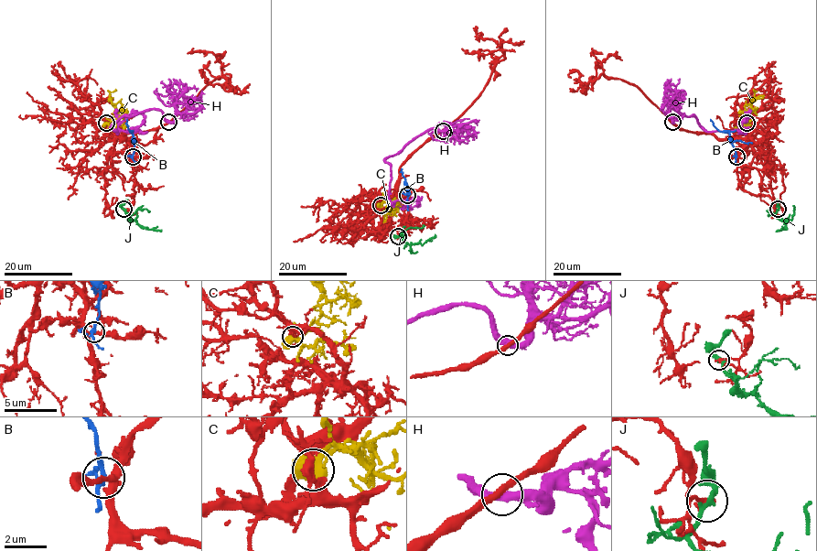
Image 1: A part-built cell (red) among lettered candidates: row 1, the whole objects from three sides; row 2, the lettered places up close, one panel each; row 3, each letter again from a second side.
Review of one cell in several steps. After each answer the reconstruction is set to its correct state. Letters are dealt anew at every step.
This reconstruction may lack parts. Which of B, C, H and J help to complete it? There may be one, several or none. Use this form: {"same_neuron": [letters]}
{"same_neuron": []}

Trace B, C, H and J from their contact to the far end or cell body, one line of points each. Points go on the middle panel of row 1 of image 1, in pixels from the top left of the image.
B: (407, 194), (409, 190), (402, 168)
C: (380, 205), (383, 201), (390, 205), (391, 210), (384, 212), (391, 212)
H: (442, 130), (425, 130), (385, 159), (390, 166), (389, 199), (395, 202), (414, 197), (418, 204), (413, 206)
J: (398, 236), (403, 233), (403, 239), (412, 244), (424, 243), (435, 234)

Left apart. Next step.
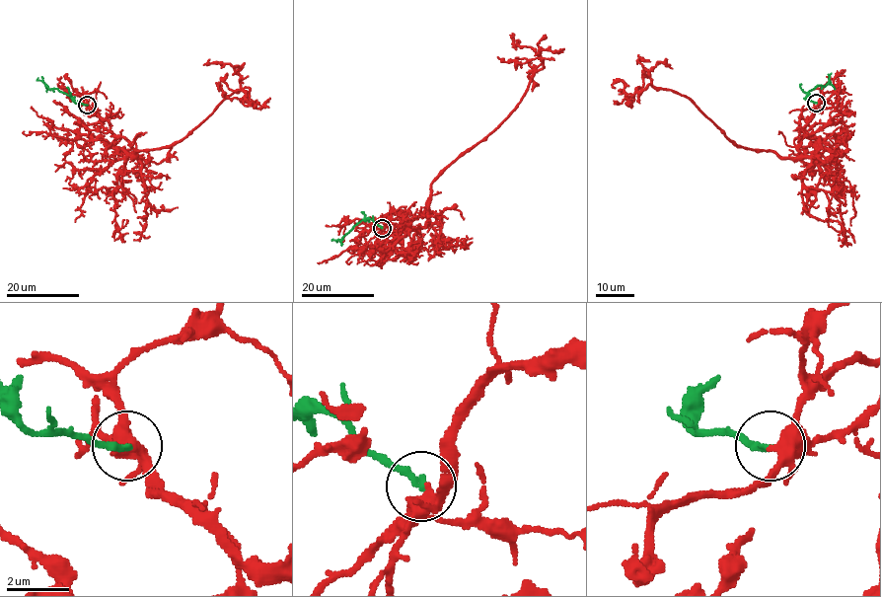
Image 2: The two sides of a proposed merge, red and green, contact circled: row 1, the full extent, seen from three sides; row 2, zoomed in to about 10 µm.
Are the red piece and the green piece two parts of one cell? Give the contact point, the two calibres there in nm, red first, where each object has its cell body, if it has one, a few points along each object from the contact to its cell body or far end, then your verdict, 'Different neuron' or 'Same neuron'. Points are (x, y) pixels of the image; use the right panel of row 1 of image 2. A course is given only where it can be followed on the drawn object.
Place: (816, 103). Thickness 360 nm (red) against 220 nm. Soma of red: none. Soma of green: none. Course of red: (816, 102), (801, 112), (799, 155), (782, 158), (729, 139), (670, 90), (615, 88). Course of green: (816, 102), (808, 101), (807, 94), (817, 86), (825, 86), (829, 82), (828, 74). Same neuron

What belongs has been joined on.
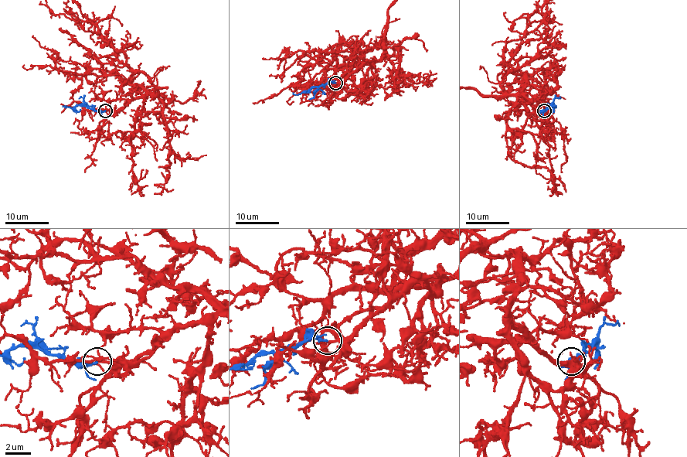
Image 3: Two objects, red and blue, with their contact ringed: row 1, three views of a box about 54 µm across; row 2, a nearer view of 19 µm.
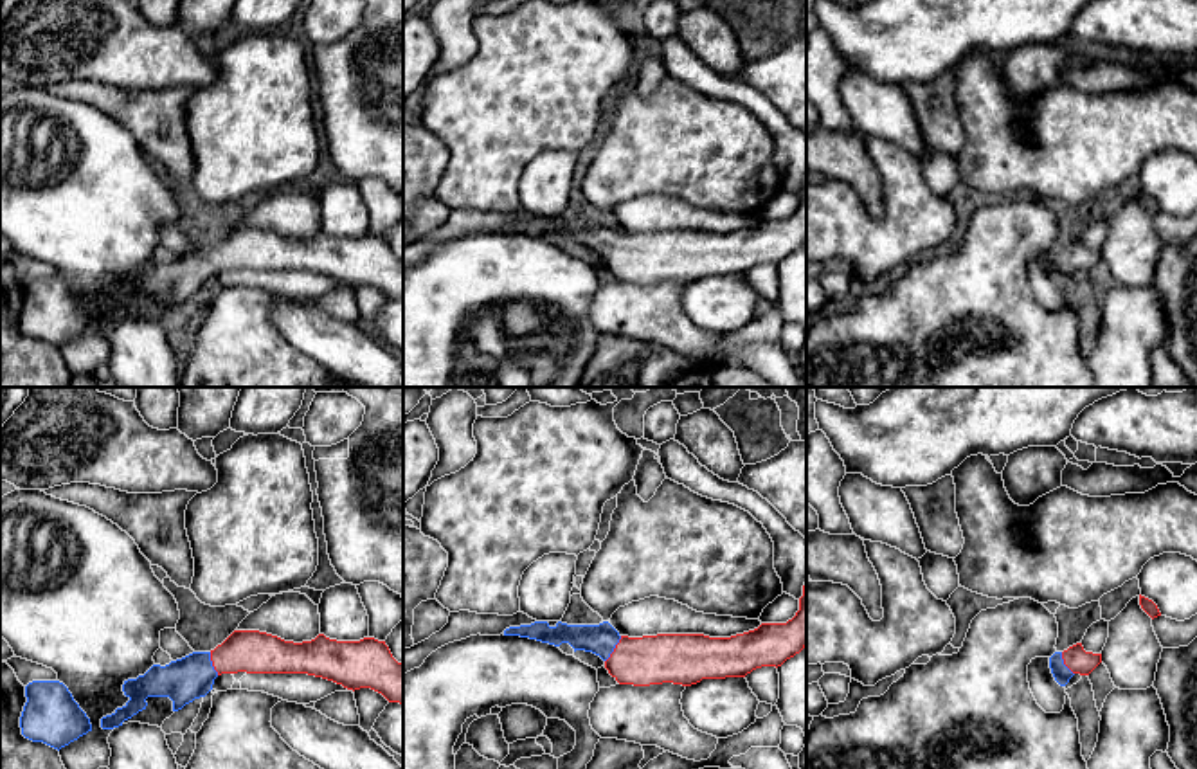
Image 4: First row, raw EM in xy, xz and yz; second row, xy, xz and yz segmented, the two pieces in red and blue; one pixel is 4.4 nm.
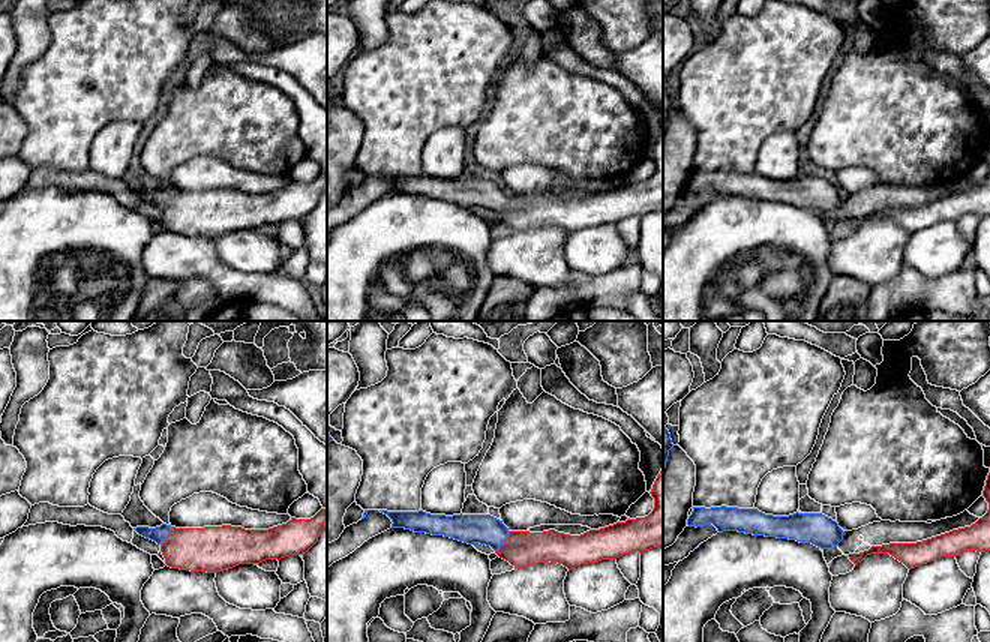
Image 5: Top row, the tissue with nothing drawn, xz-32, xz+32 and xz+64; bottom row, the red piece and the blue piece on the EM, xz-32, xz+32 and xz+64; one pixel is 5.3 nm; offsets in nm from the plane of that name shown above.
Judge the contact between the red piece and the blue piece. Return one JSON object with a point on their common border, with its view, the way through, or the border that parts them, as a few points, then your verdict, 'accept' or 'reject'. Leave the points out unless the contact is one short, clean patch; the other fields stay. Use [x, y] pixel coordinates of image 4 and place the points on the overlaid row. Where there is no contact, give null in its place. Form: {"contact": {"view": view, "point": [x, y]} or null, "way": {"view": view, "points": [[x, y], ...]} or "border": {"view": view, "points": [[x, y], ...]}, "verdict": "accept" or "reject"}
{"contact": {"view": "xz", "point": [614, 649]}, "way": {"view": "xz", "points": [[666, 658], [625, 658], [614, 649], [600, 640]]}, "verdict": "accept"}

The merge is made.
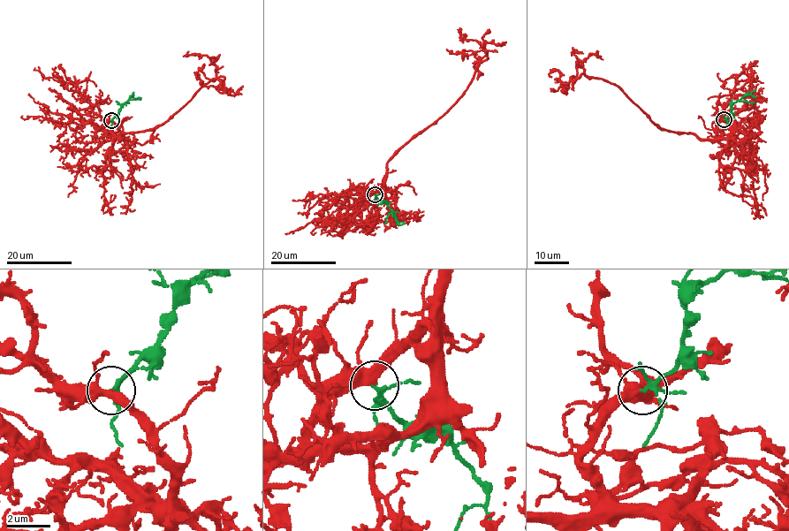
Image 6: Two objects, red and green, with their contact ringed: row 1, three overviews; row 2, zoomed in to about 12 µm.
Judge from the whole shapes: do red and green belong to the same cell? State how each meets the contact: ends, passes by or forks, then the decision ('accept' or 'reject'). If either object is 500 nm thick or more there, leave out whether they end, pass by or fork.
red forks; green forks; accept

